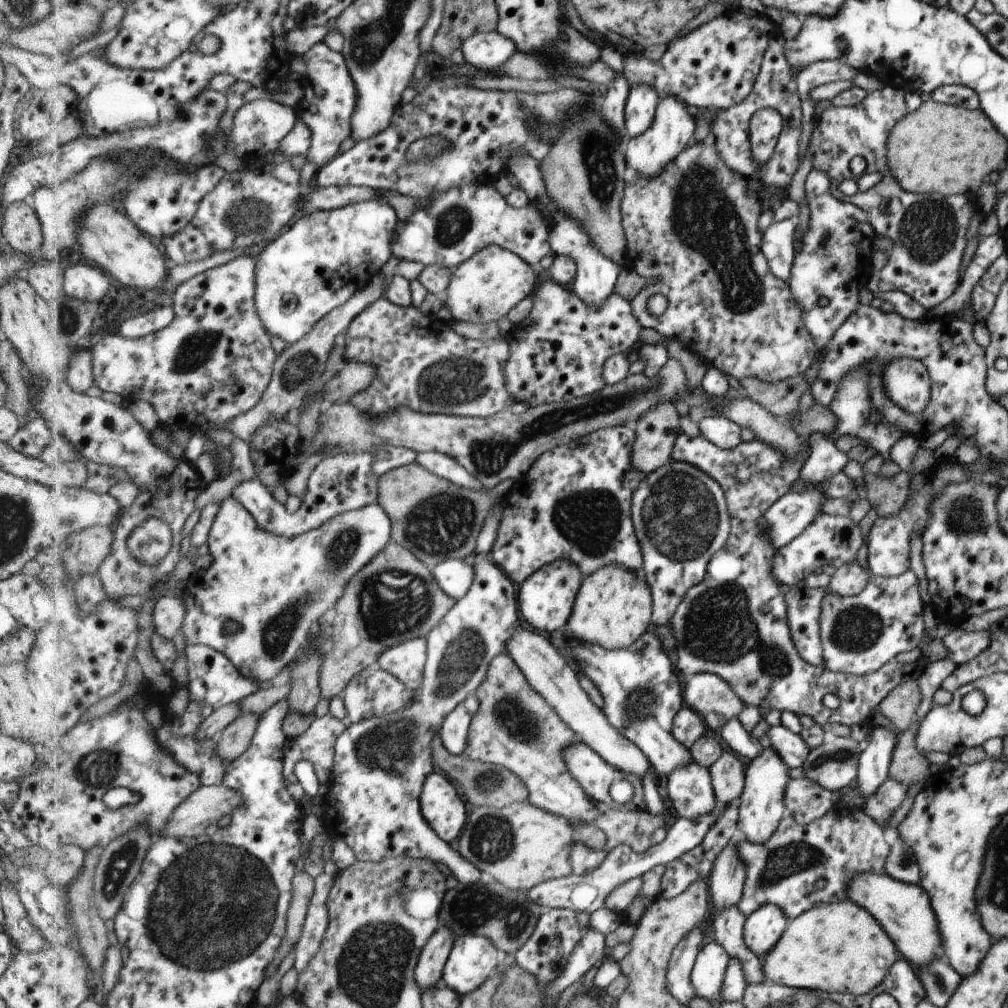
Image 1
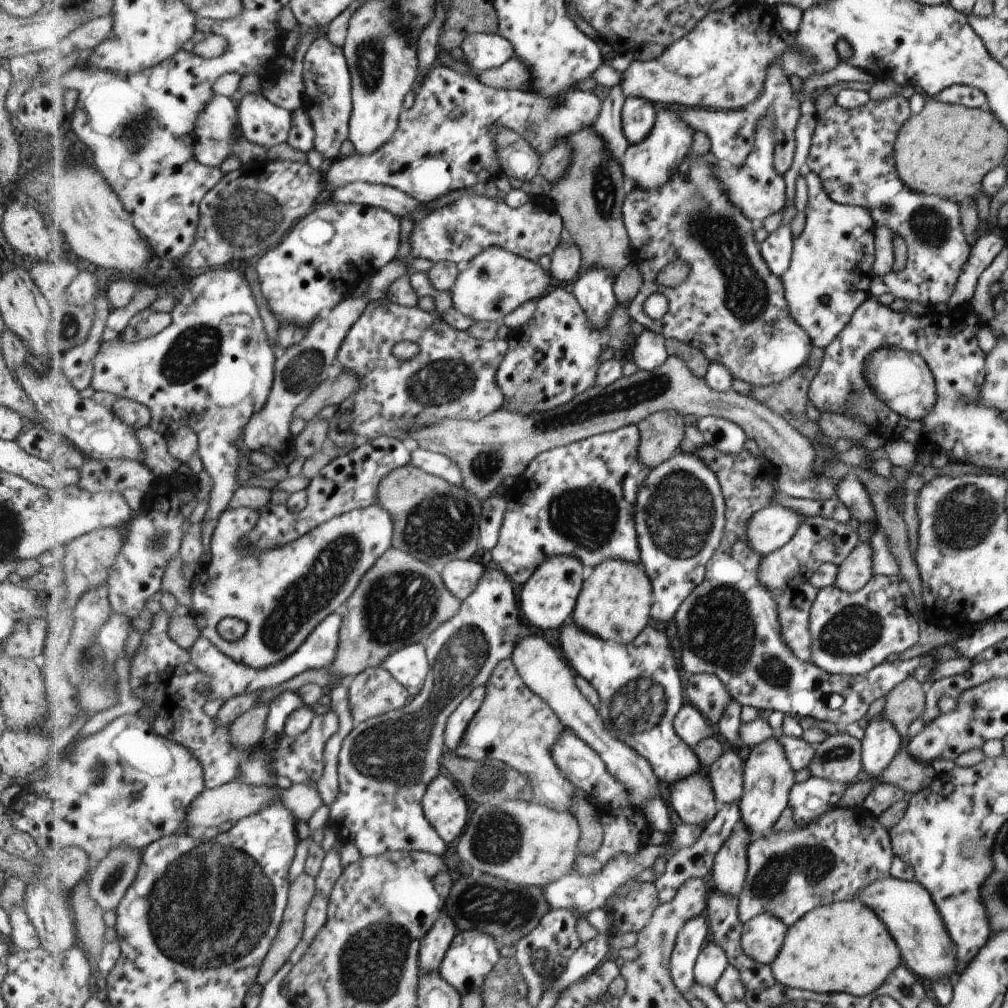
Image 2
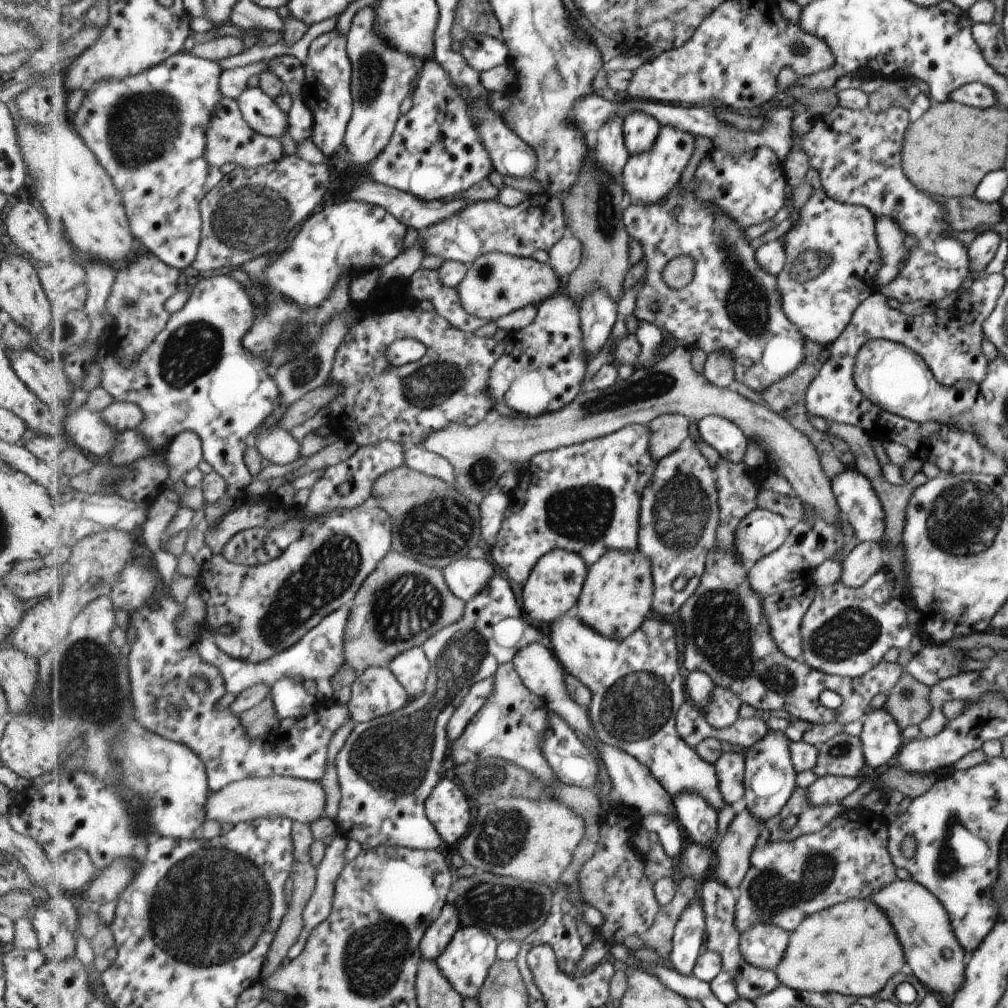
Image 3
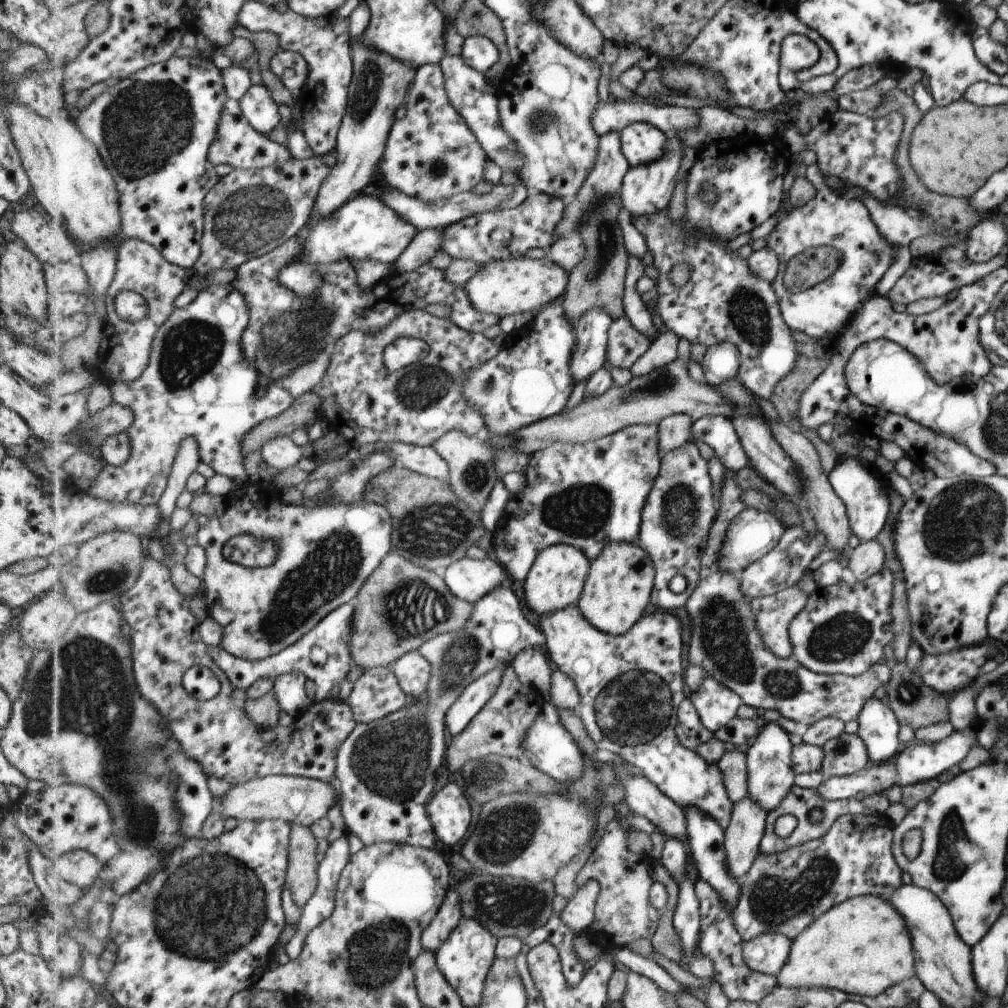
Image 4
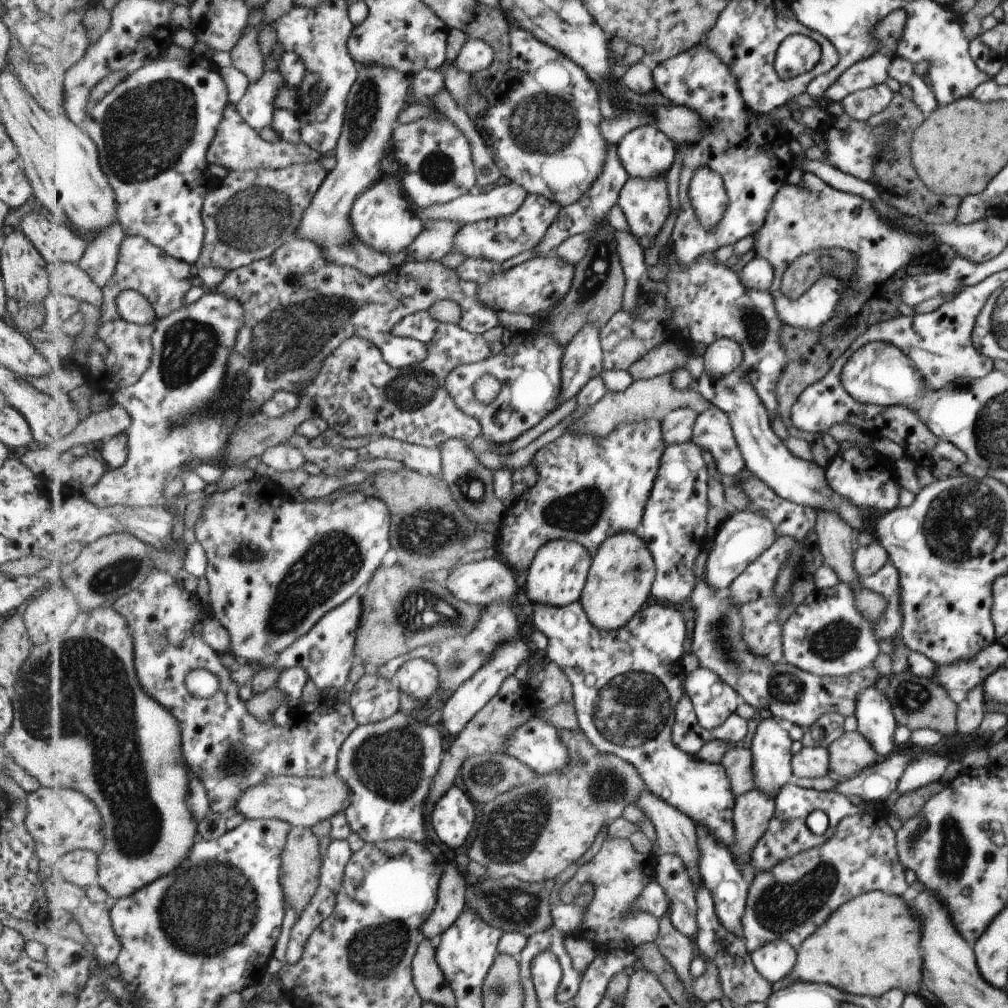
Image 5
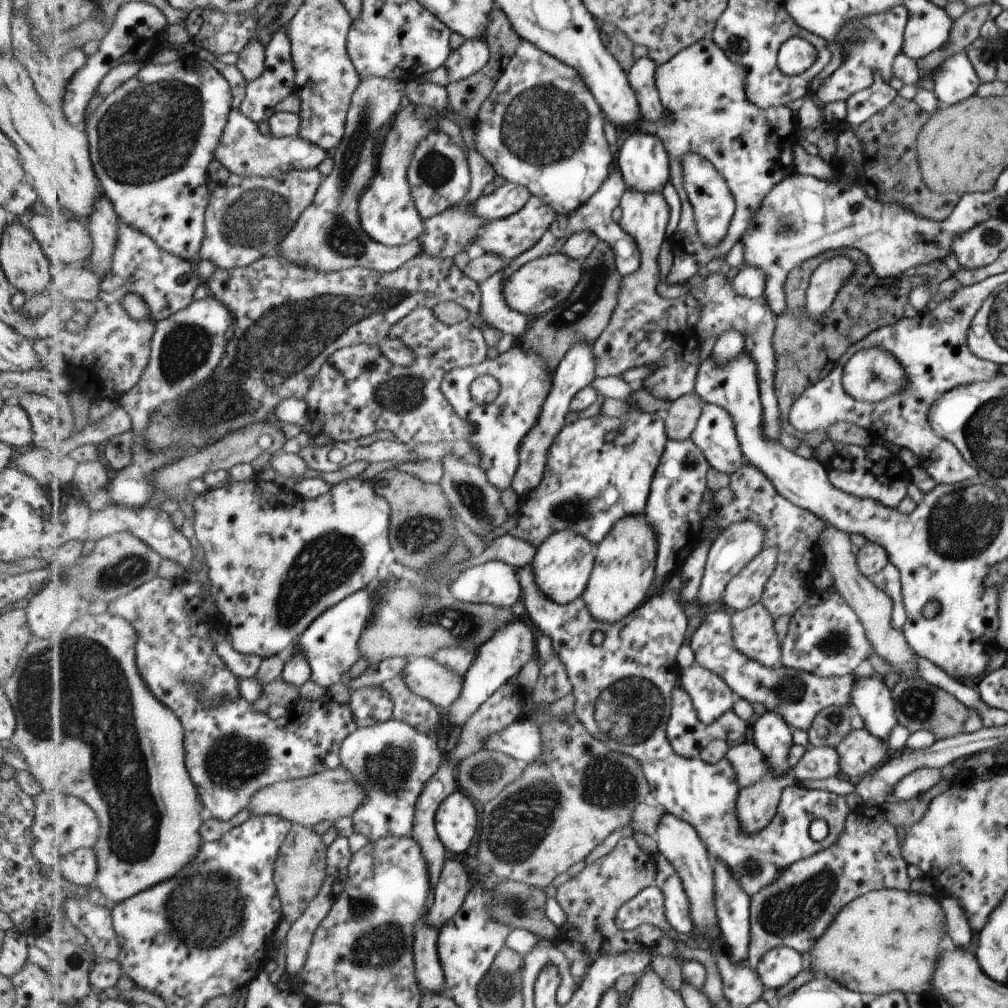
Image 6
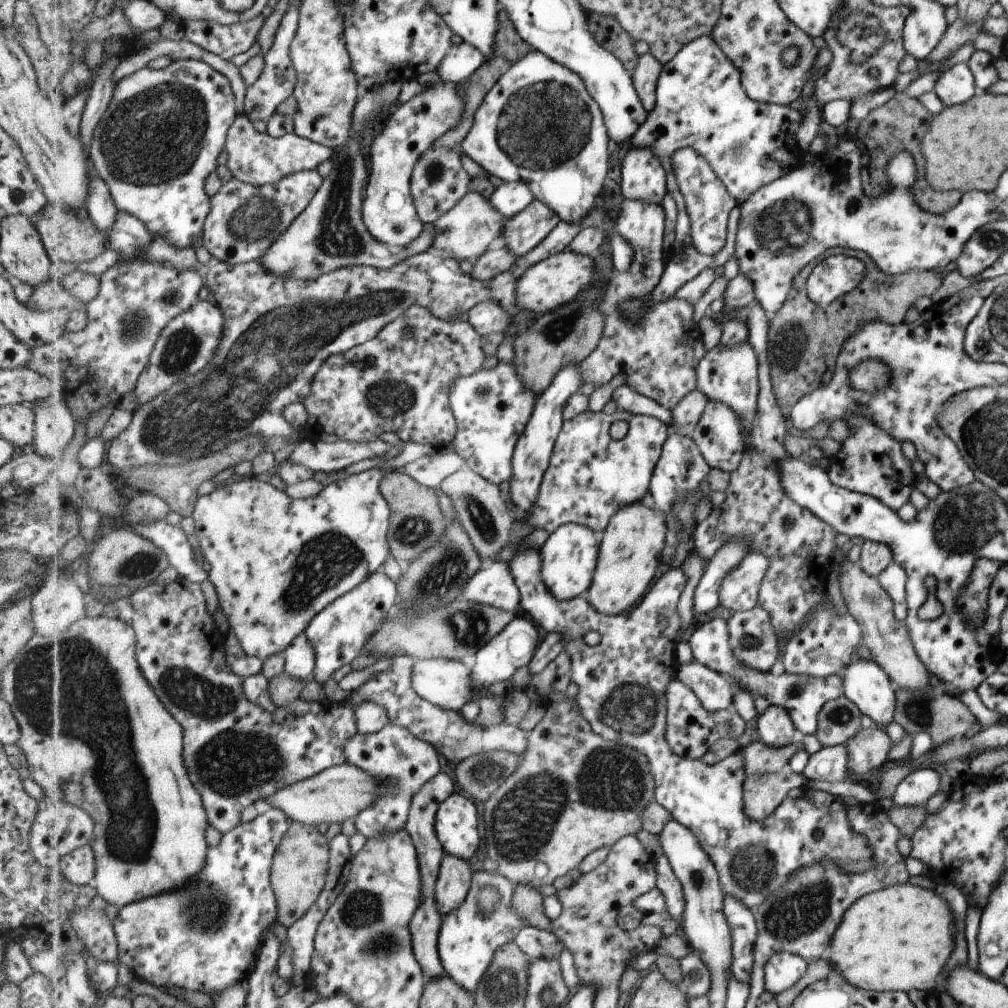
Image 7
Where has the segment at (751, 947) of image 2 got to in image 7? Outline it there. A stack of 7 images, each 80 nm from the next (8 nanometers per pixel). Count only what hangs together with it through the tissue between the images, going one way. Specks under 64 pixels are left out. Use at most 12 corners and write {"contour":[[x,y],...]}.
{"contour":[[780,952],[764,968],[764,990],[773,996],[793,986],[807,965]]}

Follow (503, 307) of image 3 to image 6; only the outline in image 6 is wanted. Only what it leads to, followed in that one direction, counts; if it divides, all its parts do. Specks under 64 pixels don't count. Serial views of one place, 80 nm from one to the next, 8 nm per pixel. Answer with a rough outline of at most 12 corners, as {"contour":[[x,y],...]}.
{"contour":[[567,253],[523,265],[505,283],[511,308],[531,319],[566,301],[583,262]]}

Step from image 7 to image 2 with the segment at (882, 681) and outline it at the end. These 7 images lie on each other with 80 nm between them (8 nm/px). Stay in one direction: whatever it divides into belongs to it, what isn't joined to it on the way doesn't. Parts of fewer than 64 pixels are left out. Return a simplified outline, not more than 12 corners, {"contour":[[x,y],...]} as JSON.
{"contour":[[884,716],[860,739],[861,777],[881,775],[901,738]]}

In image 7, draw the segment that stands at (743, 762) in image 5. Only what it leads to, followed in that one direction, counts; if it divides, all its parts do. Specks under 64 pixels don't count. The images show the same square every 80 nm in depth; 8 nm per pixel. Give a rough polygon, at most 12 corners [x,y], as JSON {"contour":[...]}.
{"contour":[[795,738],[782,747],[755,740],[737,750],[744,772],[773,773],[803,745]]}

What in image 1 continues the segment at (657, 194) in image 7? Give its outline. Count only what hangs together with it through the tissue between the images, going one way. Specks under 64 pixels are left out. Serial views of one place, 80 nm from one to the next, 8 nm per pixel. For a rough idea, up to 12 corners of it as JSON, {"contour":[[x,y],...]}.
{"contour":[[631,85],[625,109],[629,139],[650,130],[661,98]]}

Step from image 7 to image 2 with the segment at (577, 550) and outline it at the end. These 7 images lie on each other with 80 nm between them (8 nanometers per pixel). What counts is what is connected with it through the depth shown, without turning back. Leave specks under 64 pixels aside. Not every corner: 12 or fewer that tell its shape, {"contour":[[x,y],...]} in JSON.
{"contour":[[576,556],[545,559],[520,592],[528,622],[559,630],[588,572]]}

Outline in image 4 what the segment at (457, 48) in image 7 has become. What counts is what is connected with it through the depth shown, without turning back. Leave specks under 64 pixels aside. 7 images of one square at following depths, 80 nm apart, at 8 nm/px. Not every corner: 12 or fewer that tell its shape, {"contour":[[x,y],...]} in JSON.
{"contour":[[483,35],[467,37],[461,56],[485,74],[501,59],[501,50]]}

